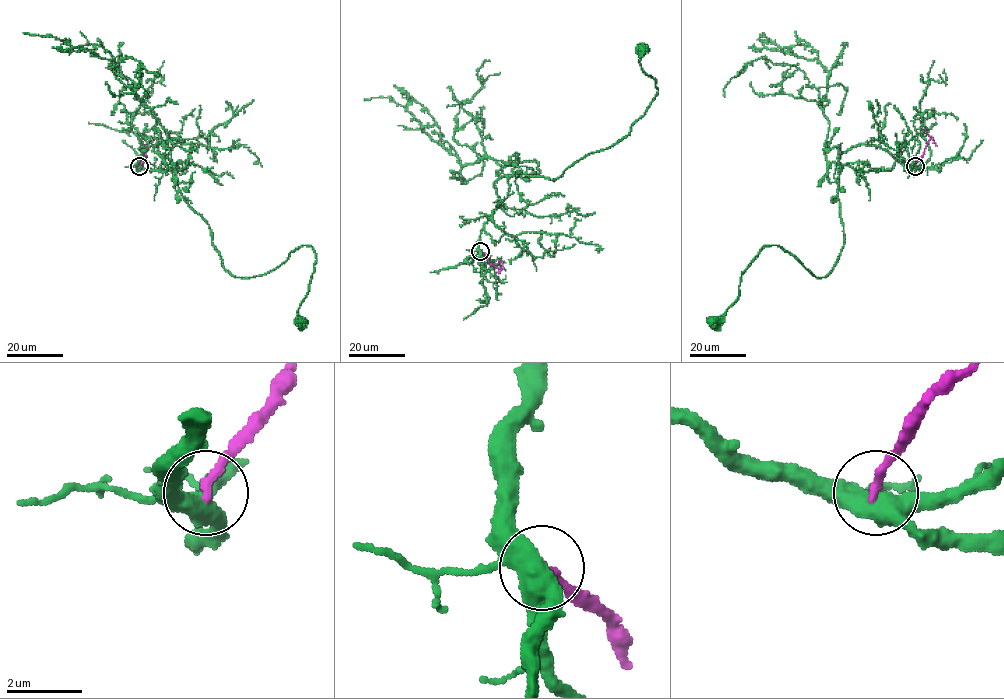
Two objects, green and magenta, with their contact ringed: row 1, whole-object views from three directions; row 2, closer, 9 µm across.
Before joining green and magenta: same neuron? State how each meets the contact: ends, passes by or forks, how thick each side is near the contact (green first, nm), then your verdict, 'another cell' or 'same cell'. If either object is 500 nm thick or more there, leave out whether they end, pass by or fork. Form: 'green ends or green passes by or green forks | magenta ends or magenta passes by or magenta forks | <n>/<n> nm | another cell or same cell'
green forks | magenta ends | 440/240 nm | another cell

